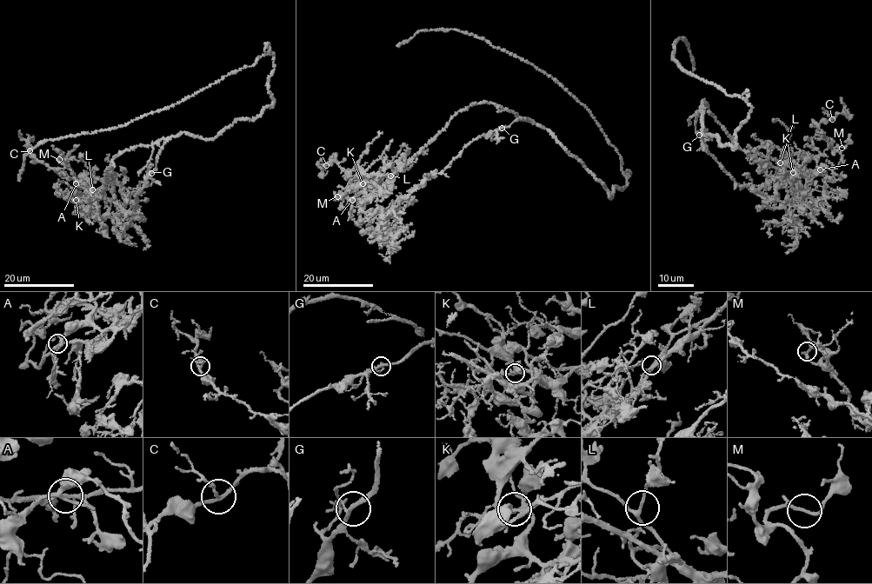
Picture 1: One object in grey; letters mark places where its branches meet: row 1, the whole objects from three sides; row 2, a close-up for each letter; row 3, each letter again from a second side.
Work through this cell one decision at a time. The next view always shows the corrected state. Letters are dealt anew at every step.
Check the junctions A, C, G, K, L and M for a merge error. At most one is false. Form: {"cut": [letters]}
{"cut": []}

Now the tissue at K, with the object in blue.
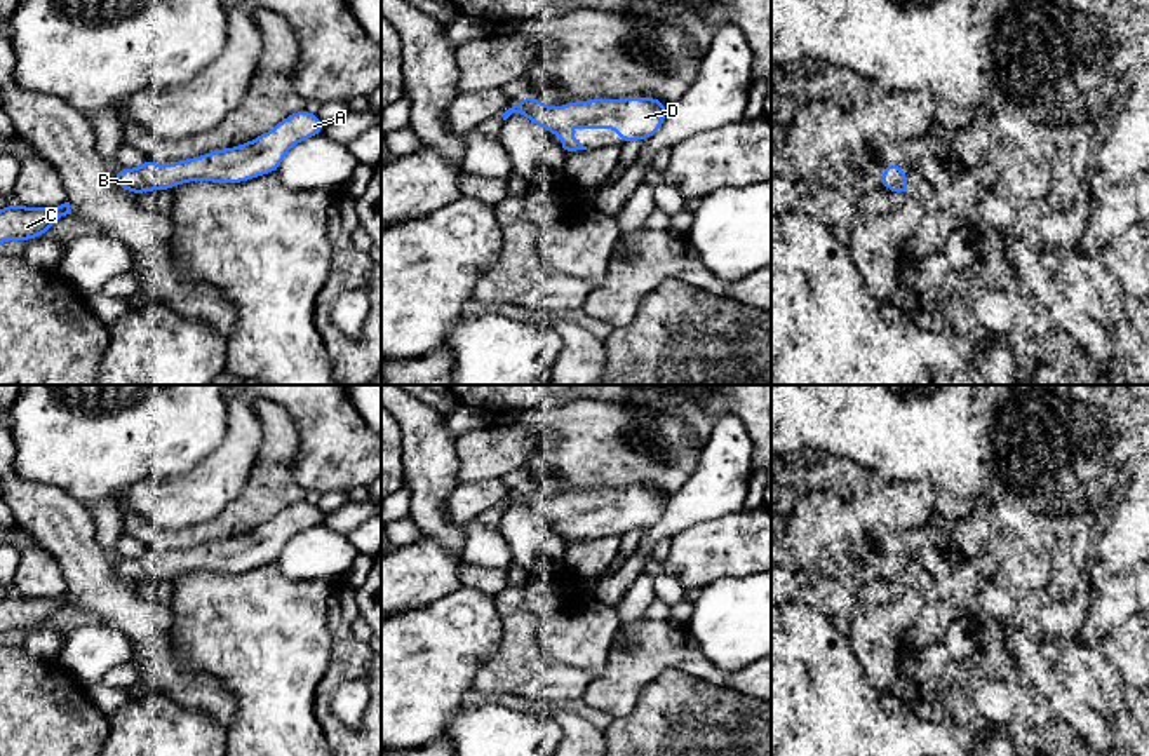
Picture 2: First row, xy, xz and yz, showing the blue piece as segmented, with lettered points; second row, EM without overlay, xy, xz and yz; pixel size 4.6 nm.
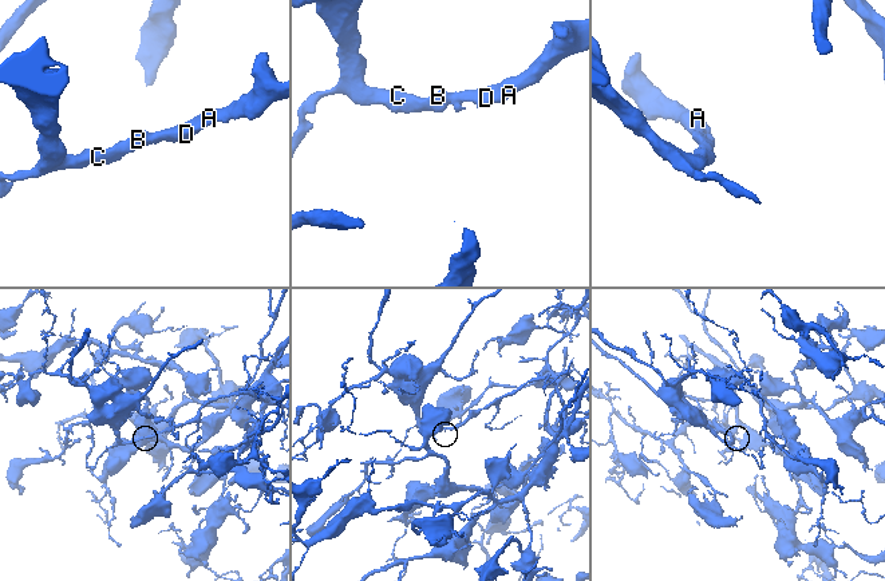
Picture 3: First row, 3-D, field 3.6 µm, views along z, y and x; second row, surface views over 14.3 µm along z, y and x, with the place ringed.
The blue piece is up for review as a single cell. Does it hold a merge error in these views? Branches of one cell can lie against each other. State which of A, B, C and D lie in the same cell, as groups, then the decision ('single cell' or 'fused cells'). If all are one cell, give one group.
groups A B C D; single cell

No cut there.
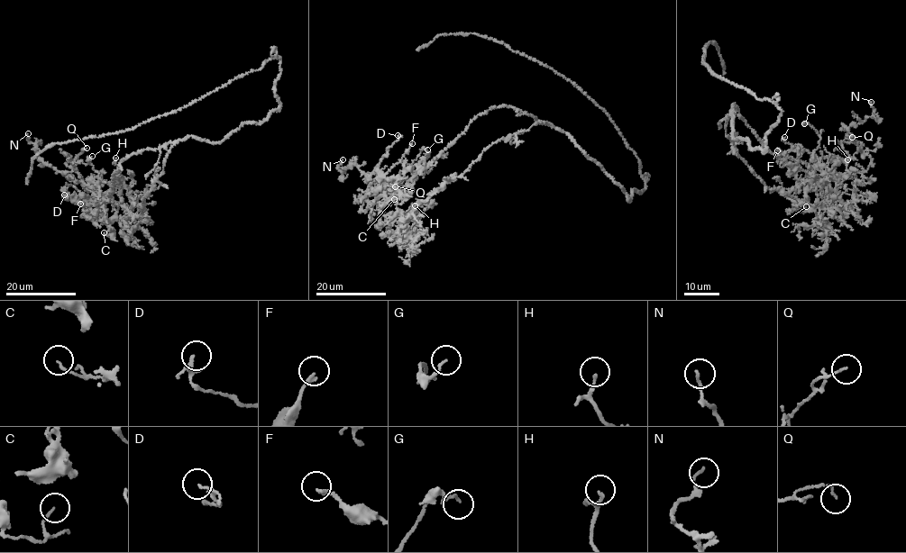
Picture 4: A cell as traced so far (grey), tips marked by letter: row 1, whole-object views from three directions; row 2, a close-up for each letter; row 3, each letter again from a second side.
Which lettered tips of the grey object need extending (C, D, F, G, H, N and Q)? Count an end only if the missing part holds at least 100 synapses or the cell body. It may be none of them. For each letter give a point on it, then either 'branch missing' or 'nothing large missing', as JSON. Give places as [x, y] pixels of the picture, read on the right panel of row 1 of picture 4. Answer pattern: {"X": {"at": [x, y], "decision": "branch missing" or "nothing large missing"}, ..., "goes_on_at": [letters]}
{"C": {"at": [806, 206], "decision": "nothing large missing"}, "D": {"at": [784, 137], "decision": "nothing large missing"}, "F": {"at": [777, 150], "decision": "nothing large missing"}, "G": {"at": [804, 123], "decision": "nothing large missing"}, "H": {"at": [847, 159], "decision": "nothing large missing"}, "N": {"at": [871, 102], "decision": "nothing large missing"}, "Q": {"at": [852, 137], "decision": "nothing large missing"}, "goes_on_at": []}

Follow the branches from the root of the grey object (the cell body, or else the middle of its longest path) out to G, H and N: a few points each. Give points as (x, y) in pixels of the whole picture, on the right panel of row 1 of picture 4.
G: (750, 145), (747, 140), (733, 136), (733, 104), (763, 148), (808, 167), (820, 139), (804, 123)
H: (750, 145), (734, 139), (728, 116), (733, 150), (765, 186), (821, 209), (848, 176), (847, 159)
N: (750, 145), (733, 136), (733, 104), (763, 148), (827, 178), (849, 158), (841, 142), (873, 113), (871, 102)

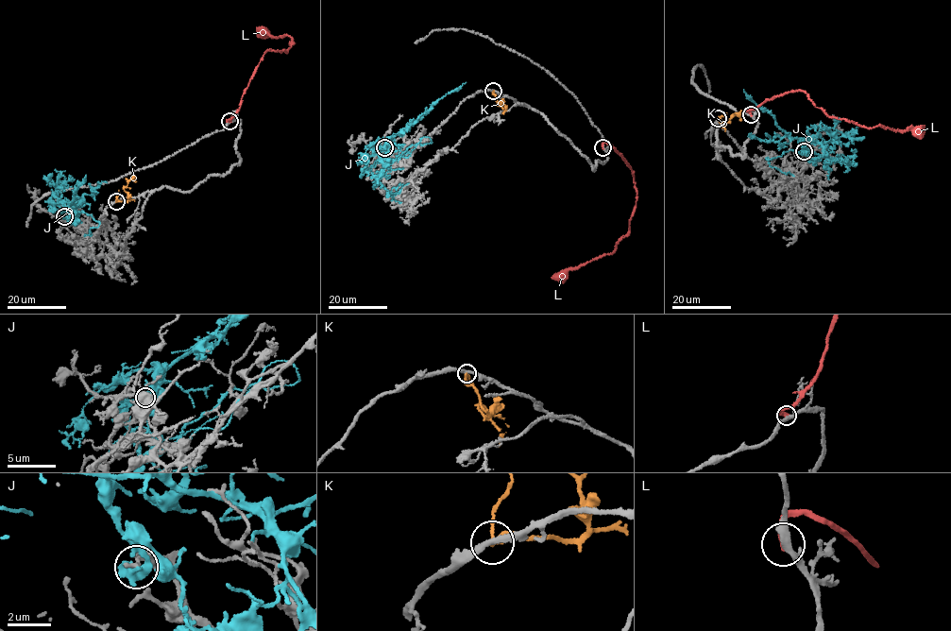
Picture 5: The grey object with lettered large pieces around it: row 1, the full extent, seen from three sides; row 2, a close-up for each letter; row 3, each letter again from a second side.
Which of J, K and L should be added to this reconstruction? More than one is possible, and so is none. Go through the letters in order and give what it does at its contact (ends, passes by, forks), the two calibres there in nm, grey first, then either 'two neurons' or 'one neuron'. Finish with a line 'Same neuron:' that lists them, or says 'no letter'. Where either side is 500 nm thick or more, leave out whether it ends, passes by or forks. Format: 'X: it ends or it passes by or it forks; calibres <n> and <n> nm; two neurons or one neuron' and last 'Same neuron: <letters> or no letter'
J: calibres 200 and 700 nm; two neurons
K: it passes by; calibres 240 and 200 nm; two neurons
L: it ends; calibres 280 and 280 nm; two neurons
Same neuron: no letter

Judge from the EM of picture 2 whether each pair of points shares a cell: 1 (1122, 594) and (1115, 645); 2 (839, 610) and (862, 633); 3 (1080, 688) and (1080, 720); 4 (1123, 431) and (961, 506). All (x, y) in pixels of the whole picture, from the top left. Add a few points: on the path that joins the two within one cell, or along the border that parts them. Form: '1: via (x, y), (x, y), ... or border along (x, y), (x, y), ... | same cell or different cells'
1: border along (1130, 614), (1101, 640), (1083, 641), (1078, 636) | different cells
2: border along (857, 601), (846, 633) | different cells
3: border along (1052, 671), (1075, 697), (1106, 718) | different cells
4: border along (975, 500), (963, 516), (944, 521) | different cells

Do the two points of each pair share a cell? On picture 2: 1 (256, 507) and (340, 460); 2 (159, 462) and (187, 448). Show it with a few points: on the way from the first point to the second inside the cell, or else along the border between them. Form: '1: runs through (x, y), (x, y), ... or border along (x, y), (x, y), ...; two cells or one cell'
1: border along (300, 441), (293, 478), (307, 490); two cells
2: runs through (166, 455), (173, 448), (180, 448); one cell

